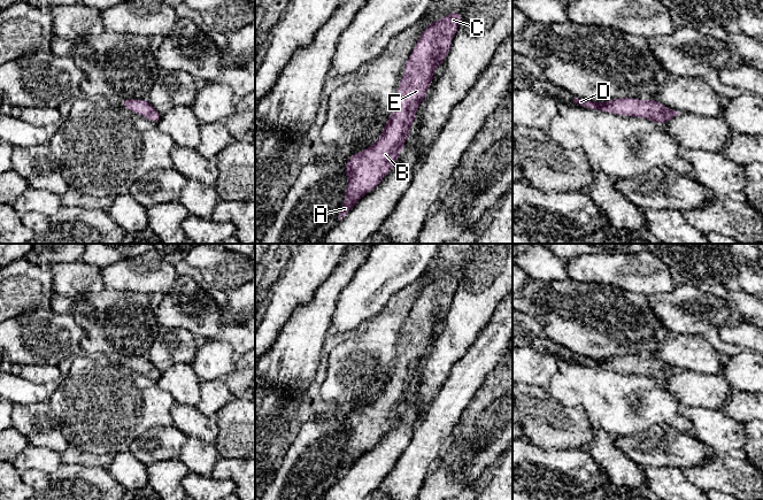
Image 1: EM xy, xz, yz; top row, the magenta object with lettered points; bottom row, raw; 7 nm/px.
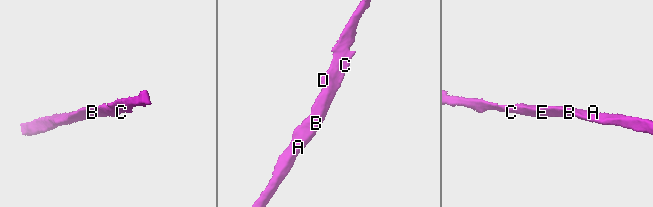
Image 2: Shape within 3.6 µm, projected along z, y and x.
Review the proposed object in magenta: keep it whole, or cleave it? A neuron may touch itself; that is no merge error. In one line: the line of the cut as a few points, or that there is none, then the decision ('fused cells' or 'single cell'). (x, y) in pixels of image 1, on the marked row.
cut none; single cell

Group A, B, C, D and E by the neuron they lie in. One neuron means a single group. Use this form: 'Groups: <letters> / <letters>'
Groups: A B C D E

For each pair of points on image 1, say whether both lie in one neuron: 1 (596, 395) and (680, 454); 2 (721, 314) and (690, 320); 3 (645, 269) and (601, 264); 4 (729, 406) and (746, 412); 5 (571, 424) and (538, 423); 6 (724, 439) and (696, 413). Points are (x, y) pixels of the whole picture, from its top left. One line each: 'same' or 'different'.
1: different
2: same
3: same
4: same
5: same
6: same

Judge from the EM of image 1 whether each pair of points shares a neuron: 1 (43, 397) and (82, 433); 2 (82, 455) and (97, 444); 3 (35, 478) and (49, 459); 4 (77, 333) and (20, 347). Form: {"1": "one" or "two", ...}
{"1": "two", "2": "two", "3": "two", "4": "one"}

